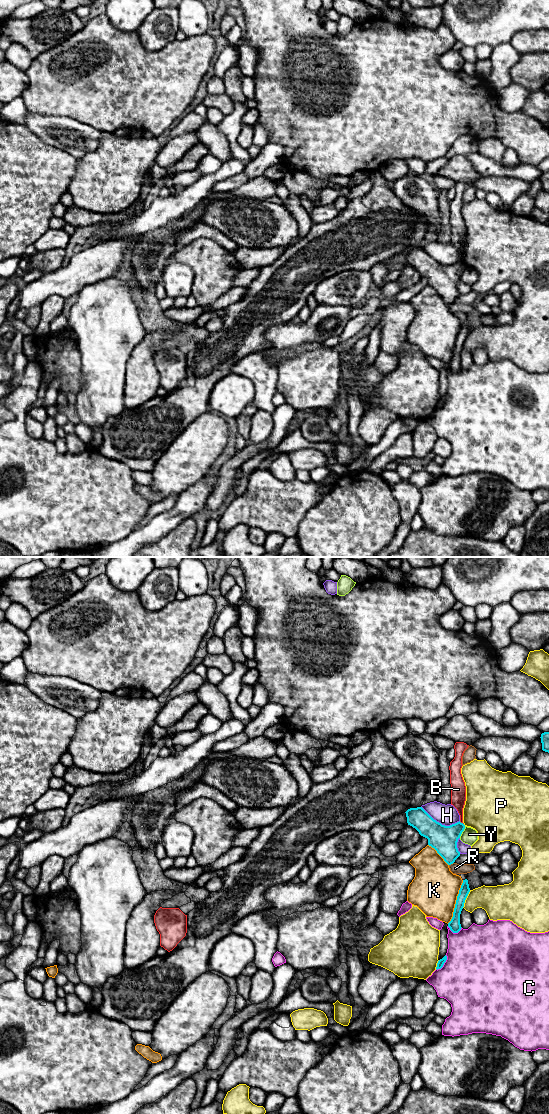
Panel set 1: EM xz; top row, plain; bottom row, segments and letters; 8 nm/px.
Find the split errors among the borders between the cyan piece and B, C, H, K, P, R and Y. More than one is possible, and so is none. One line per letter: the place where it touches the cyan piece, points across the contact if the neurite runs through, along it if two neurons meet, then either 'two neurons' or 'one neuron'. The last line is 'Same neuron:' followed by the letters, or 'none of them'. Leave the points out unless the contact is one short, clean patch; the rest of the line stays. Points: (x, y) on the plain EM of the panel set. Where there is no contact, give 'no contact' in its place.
B: meets cyan in xz at (460, 262); two neurons
C: meets cyan in xz at (444, 402); two neurons
H: meets cyan in xz at (440, 263); one neuron
K: meets cyan in xz at (456, 342); two neurons
P: meets cyan in xz at (465, 339); two neurons
R: meets cyan in xz at (451, 303); two neurons
Y: meets cyan in xz at (462, 271); two neurons
Same neuron: H

